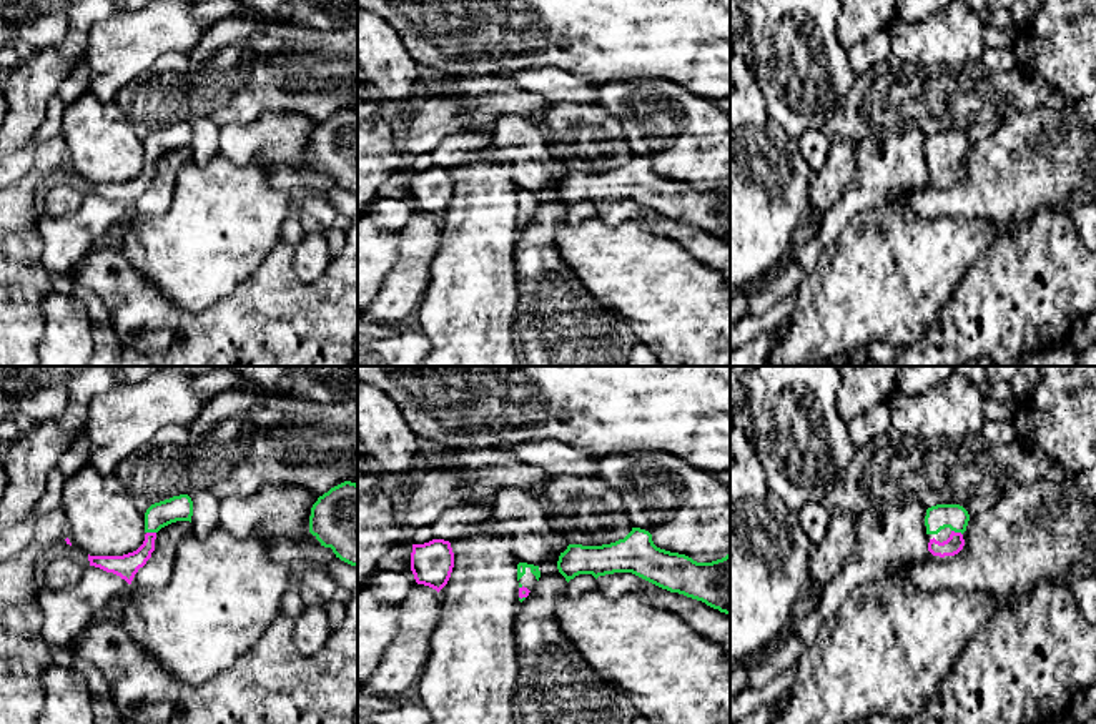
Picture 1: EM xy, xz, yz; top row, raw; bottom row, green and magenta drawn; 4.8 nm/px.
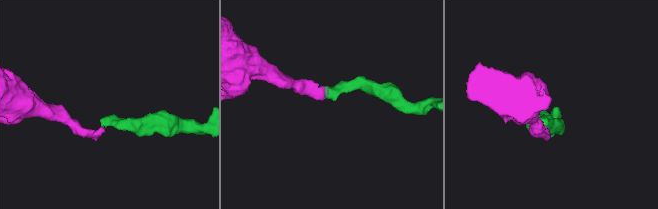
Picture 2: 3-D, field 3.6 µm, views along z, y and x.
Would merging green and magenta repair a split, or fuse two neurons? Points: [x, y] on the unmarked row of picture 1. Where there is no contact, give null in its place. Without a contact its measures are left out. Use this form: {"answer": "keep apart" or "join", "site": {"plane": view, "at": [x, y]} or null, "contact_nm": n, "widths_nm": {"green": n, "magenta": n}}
{"answer": "join", "site": {"plane": "yz", "at": [957, 158]}, "contact_nm": 60, "widths_nm": {"green": 120, "magenta": 90}}

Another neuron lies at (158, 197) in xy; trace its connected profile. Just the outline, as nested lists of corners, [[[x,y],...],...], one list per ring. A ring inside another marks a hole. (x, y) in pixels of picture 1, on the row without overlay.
[[[176,148],[156,160],[155,178],[143,195],[135,201],[131,213],[136,218],[155,218],[165,215],[175,196],[175,183],[183,166],[193,161],[190,148]]]

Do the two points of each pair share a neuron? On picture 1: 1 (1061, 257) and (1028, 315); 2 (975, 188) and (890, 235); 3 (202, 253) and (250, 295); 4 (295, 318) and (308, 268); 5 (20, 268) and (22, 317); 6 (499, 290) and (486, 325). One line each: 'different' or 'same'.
1: same
2: different
3: different
4: different
5: same
6: same

